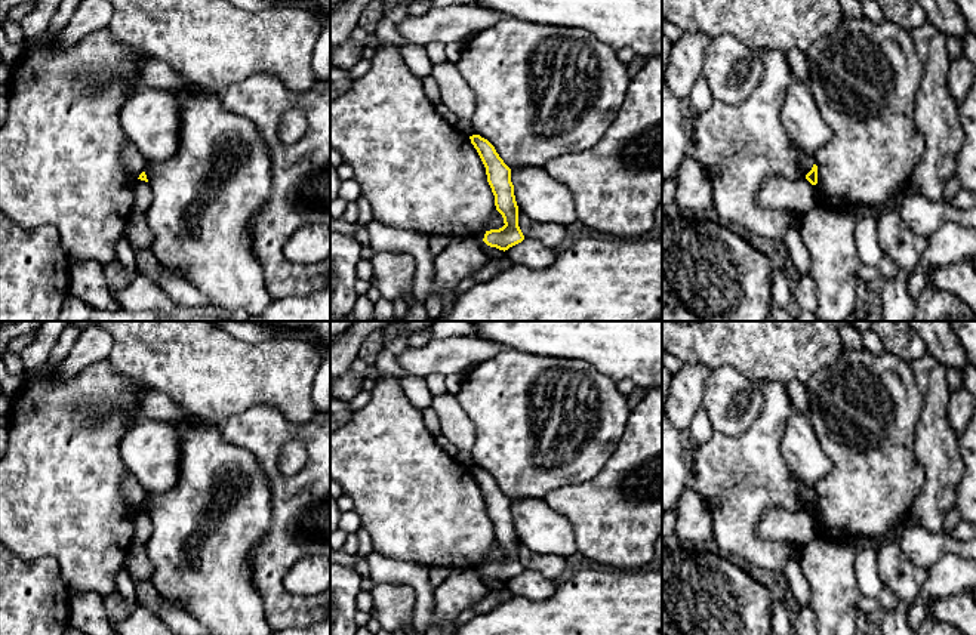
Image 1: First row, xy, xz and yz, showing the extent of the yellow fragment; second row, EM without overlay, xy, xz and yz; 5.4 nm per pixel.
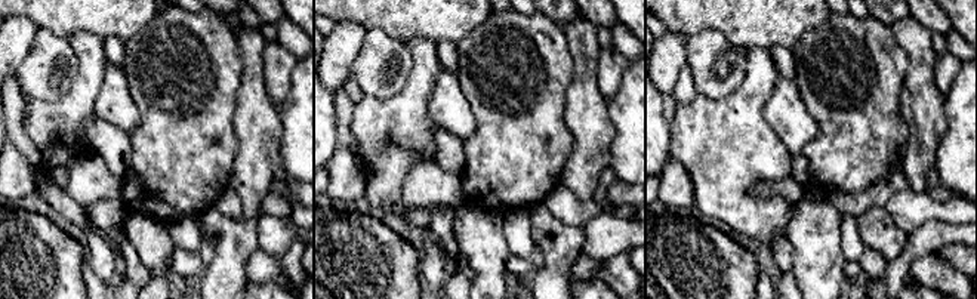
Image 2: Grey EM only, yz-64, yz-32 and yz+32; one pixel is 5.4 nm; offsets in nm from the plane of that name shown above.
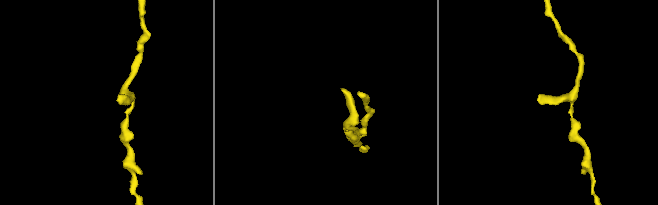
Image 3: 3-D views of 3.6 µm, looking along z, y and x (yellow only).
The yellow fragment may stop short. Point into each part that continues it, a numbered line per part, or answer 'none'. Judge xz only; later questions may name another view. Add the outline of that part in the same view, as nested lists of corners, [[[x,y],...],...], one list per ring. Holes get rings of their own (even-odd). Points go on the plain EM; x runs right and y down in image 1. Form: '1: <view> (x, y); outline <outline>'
none

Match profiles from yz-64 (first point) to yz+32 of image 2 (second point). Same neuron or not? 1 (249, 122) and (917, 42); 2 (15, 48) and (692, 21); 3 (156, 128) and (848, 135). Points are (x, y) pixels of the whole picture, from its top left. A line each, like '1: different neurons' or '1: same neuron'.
1: same neuron
2: different neurons
3: same neuron

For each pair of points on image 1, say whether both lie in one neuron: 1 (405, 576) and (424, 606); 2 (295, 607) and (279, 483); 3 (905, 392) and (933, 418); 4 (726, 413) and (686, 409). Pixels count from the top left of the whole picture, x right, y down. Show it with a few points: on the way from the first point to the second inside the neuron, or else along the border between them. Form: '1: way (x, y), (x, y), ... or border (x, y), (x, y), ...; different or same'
1: way (413, 580), (424, 591), (424, 597); same
2: way (277, 576), (277, 552), (283, 546), (283, 514); same
3: border (913, 373), (923, 400), (923, 412), (914, 441); different
4: border (711, 372), (701, 406); different

